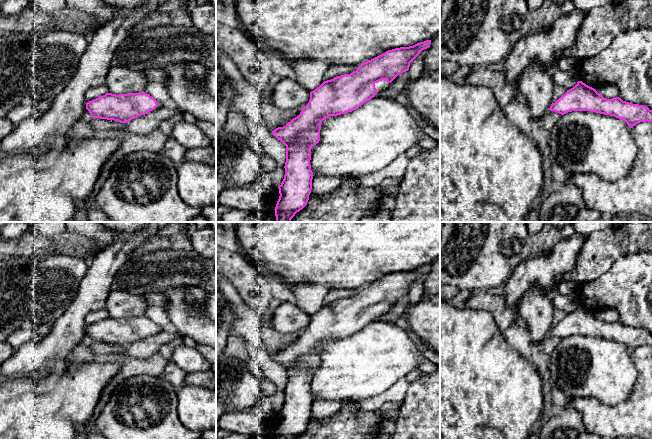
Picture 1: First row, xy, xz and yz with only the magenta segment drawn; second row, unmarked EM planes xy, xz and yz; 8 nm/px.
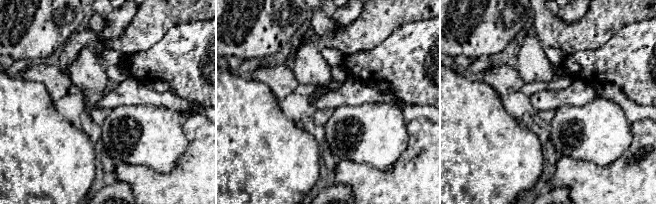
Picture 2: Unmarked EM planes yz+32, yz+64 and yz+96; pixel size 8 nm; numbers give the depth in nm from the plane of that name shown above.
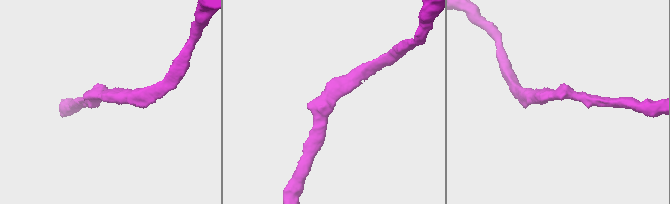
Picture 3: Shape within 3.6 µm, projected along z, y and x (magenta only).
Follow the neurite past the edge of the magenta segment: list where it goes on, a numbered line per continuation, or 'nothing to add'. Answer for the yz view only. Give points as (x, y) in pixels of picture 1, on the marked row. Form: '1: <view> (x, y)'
nothing to add

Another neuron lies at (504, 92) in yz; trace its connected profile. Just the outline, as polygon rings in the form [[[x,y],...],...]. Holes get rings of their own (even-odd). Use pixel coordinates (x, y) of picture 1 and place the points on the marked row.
[[[485,66],[474,67],[465,78],[465,83],[488,87],[501,108],[515,100],[515,94],[518,92],[517,85],[511,85],[506,81],[504,71],[490,70]]]

